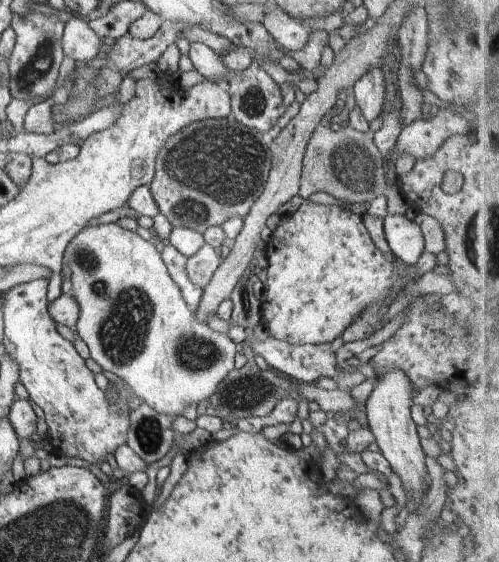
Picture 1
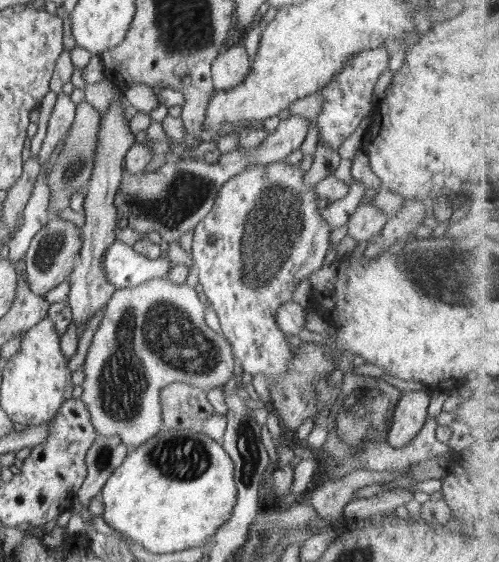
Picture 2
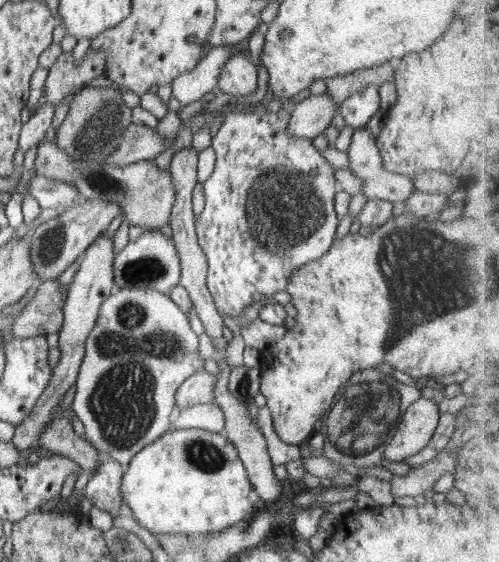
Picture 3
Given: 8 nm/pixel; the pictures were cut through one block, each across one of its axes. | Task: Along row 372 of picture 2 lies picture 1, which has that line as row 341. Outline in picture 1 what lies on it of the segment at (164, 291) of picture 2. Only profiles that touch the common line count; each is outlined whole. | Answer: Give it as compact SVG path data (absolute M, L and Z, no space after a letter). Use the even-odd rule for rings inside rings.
M108 223L95 226L84 227L65 248L63 254L64 262L67 262L70 272L71 295L75 298L79 306L79 317L74 330L80 338L86 342L90 356L94 362L100 364L103 370L114 372L118 377L124 379L133 390L134 396L143 400L142 403L148 404L156 412L170 413L176 416L182 415L184 408L188 405L198 405L207 399L215 390L221 380L224 380L228 373L234 368L234 356L236 356L236 343L227 334L216 332L208 324L200 322L195 318L194 311L186 304L183 299L180 287L170 276L167 266L163 261L161 253L158 252L151 240L142 239L137 233L124 229L120 224Z

